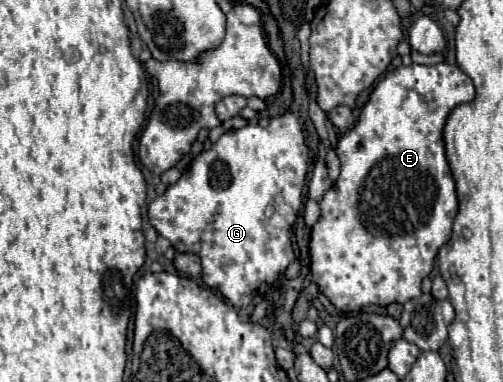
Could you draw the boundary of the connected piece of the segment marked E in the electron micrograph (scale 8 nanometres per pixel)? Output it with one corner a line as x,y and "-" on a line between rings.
401,65
375,85
357,125
339,139
335,151
341,161
341,173
319,203
321,215
311,227
309,239
309,267
313,283
341,313
359,313
367,305
405,303
421,295
421,281
433,271
435,255
451,237
451,225
457,215
455,181
443,147
443,125
455,105
473,97
473,81
455,65

